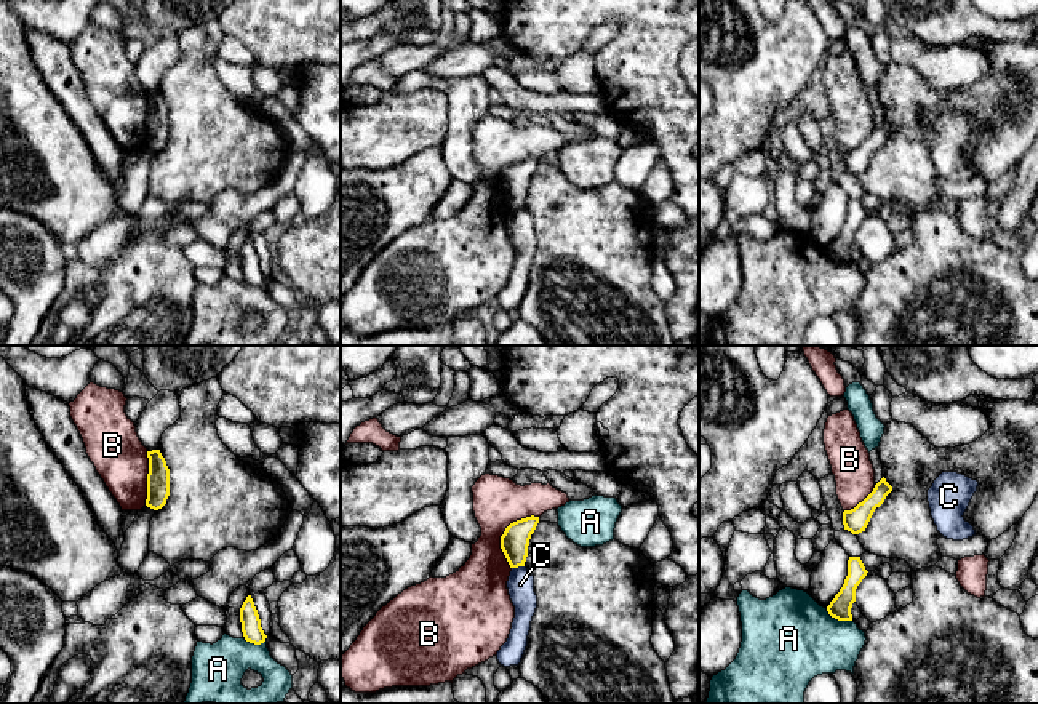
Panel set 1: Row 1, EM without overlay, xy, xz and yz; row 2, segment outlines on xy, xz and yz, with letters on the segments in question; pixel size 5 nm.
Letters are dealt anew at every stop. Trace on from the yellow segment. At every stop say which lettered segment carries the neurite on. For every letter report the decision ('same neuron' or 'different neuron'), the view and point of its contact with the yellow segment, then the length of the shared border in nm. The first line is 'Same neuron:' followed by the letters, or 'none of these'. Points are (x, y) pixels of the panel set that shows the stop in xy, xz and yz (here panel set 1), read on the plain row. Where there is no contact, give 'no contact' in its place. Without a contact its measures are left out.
Same neuron: none of these
A: different neuron | yz (838, 261) | 150 nm
B: different neuron | xz (504, 175) | 300 nm
C: different neuron | xz (517, 208) | 70 nm

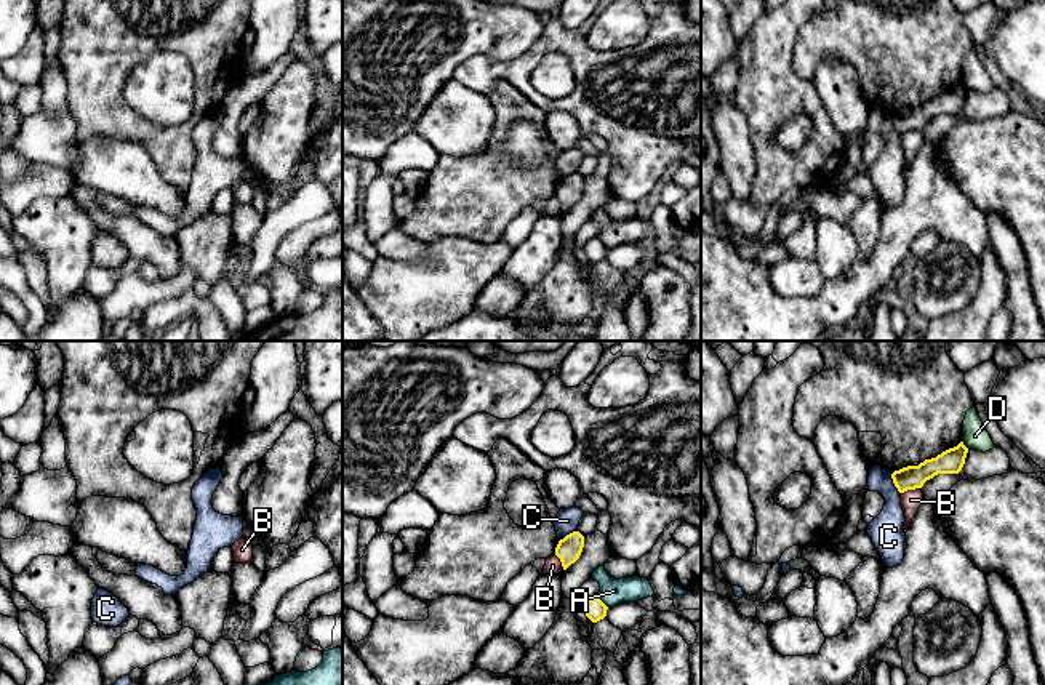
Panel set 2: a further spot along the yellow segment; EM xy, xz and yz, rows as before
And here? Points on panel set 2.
Same neuron: none of these
A: different neuron | xz (602, 244) | 80 nm
B: different neuron | yz (909, 130) | 100 nm
C: different neuron | yz (895, 125) | 120 nm
D: different neuron | yz (964, 87) | 60 nm

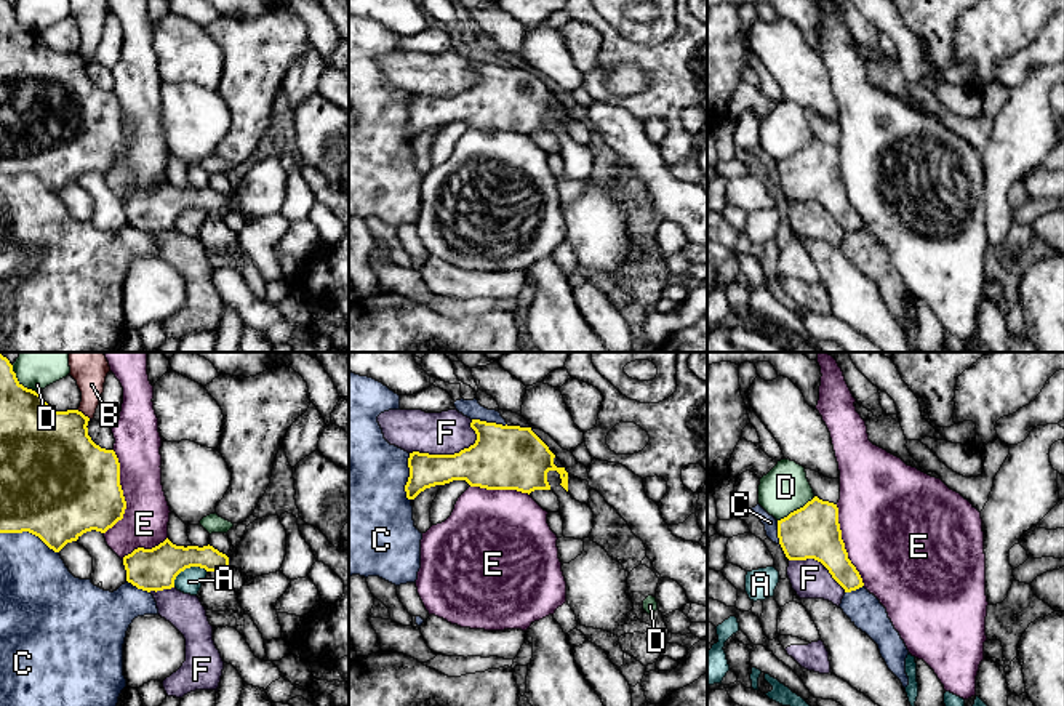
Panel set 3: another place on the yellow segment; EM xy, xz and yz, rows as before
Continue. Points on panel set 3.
Same neuron: none of these
A: different neuron | xy (186, 208) | 190 nm
B: different neuron | xy (82, 55) | 90 nm
C: different neuron | xy (29, 173) | 320 nm
D: different neuron | xy (21, 26) | 200 nm
E: different neuron | xy (122, 135) | 420 nm
F: different neuron | xz (455, 95) | 360 nm

